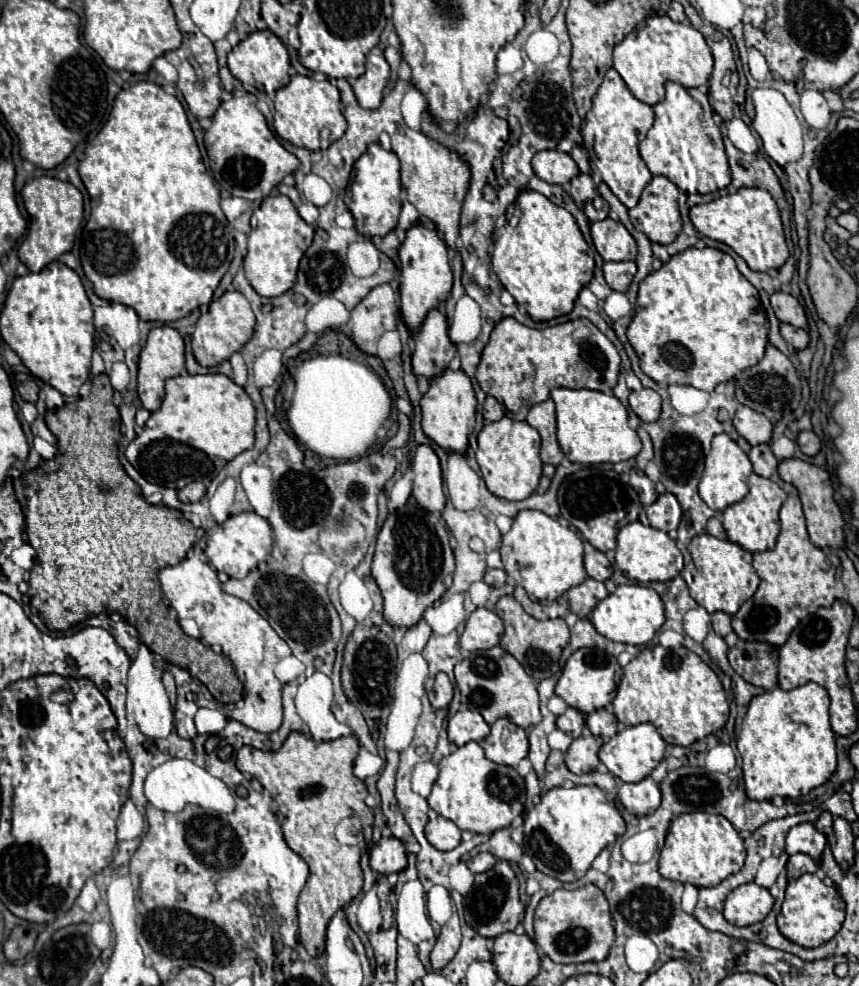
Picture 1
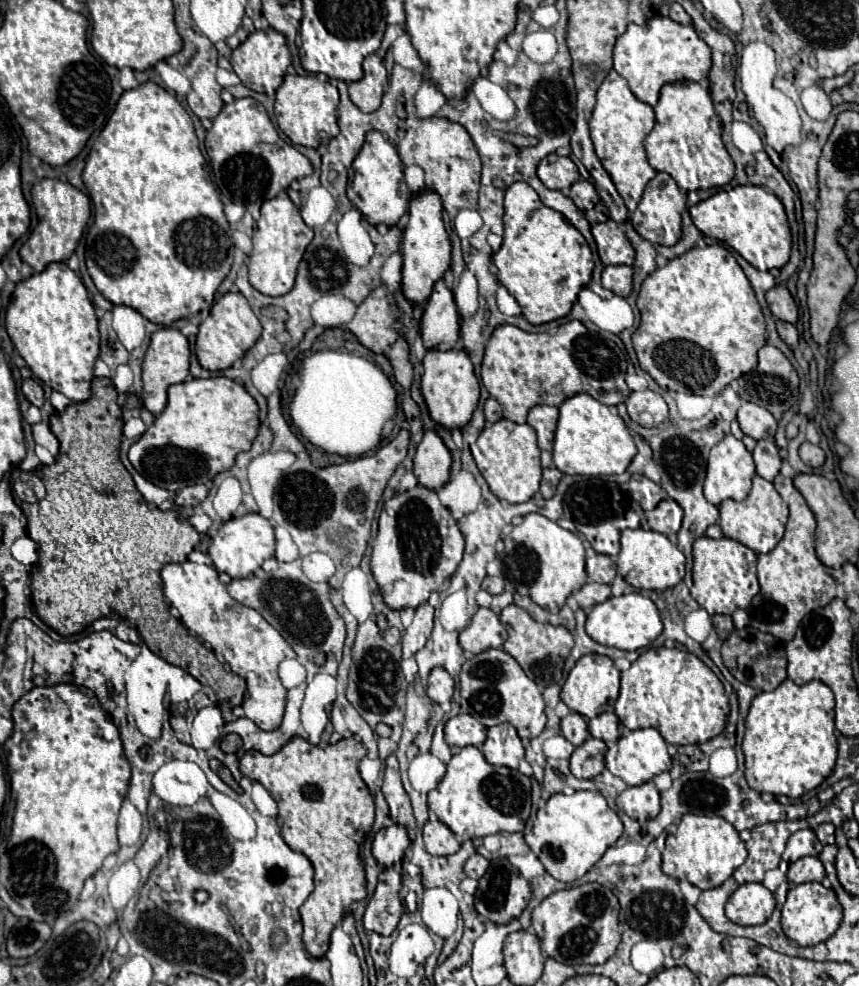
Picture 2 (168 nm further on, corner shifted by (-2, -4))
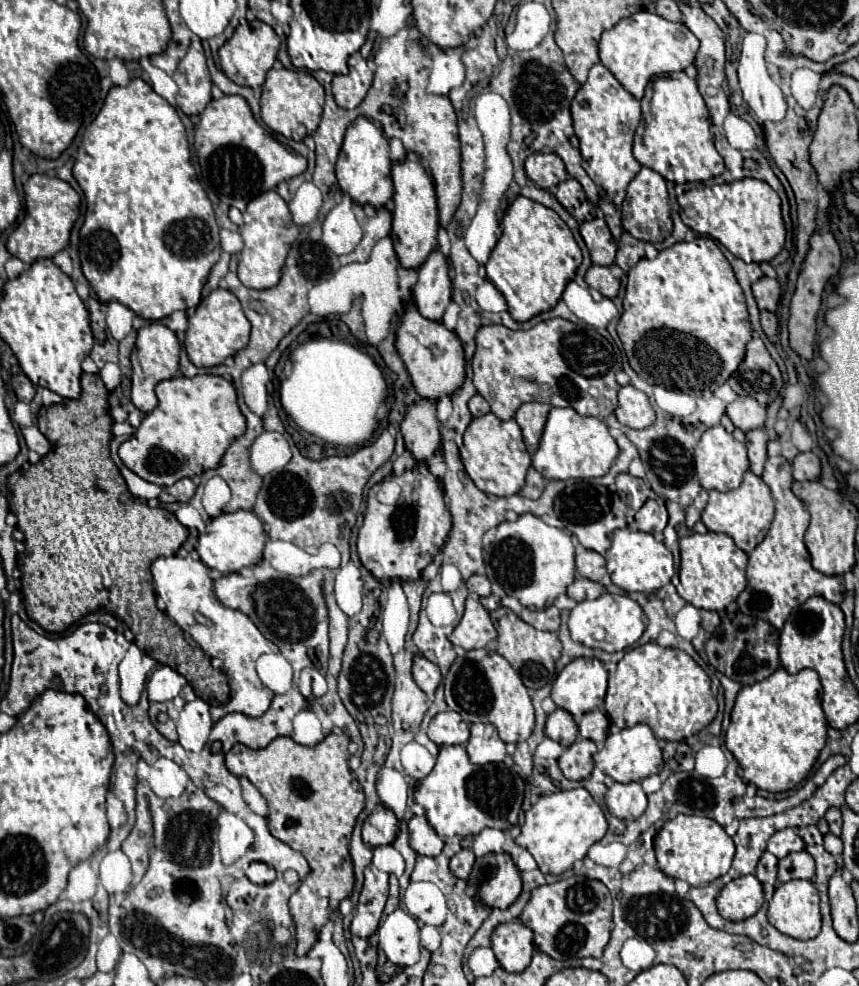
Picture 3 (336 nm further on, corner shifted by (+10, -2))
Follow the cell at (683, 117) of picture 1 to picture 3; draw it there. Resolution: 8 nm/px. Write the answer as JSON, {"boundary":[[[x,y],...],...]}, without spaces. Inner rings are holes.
{"boundary":[[[674,73],[668,77],[654,77],[646,85],[646,93],[642,97],[642,121],[636,129],[634,137],[634,159],[658,171],[670,183],[692,183],[692,181],[708,181],[716,175],[724,173],[724,159],[714,147],[714,139],[710,139],[710,115],[704,105],[704,99],[696,87],[696,81],[686,73]]]}

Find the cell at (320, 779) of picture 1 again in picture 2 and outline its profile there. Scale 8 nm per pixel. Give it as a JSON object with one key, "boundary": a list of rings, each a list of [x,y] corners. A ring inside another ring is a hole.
{"boundary":[[[292,737],[274,755],[246,751],[238,763],[240,771],[248,779],[262,783],[270,791],[278,803],[284,841],[294,851],[306,855],[316,869],[316,889],[300,907],[304,921],[304,947],[316,959],[324,957],[328,951],[330,933],[350,905],[366,897],[360,847],[364,843],[364,835],[374,823],[374,795],[358,773],[358,763],[364,755],[366,747],[354,737],[340,739],[336,745],[328,745],[326,749],[312,745],[302,737]]]}

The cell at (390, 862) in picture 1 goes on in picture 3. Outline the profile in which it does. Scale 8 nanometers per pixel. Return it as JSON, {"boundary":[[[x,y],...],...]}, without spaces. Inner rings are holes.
{"boundary":[[[382,805],[362,825],[362,841],[372,849],[390,845],[396,839],[396,833],[398,833],[398,819],[390,809]]]}

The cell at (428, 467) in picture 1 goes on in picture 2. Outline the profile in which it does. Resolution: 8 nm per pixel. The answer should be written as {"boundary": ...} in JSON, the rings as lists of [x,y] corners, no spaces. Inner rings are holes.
{"boundary":[[[426,431],[414,455],[414,475],[420,485],[440,489],[450,475],[452,453],[436,431]]]}

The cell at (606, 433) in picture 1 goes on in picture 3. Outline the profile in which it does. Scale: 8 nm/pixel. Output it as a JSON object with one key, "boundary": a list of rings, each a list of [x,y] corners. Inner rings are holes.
{"boundary":[[[552,407],[532,467],[546,479],[590,479],[610,471],[618,445],[600,417],[582,417],[572,407]]]}

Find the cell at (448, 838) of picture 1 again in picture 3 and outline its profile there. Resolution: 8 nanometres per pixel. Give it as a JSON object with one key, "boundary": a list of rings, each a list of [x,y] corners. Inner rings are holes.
{"boundary":[[[414,815],[408,823],[408,831],[410,831],[410,847],[418,855],[436,857],[436,855],[442,853],[444,841],[436,835],[436,831],[430,827],[426,817],[416,817]]]}

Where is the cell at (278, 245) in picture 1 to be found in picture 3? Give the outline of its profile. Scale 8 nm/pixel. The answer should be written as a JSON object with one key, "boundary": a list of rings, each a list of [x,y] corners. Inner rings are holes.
{"boundary":[[[266,191],[252,199],[243,213],[243,219],[244,227],[240,235],[244,239],[244,249],[240,253],[238,277],[250,289],[270,289],[280,281],[284,259],[300,231],[292,221],[286,201],[276,191]]]}

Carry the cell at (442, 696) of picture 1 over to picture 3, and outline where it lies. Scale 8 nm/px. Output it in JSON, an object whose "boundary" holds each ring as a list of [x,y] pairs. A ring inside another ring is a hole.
{"boundary":[[[414,657],[414,667],[412,667],[412,675],[416,685],[424,691],[424,693],[434,693],[436,687],[440,685],[440,669],[438,665],[434,665],[432,661],[424,659],[424,657]]]}

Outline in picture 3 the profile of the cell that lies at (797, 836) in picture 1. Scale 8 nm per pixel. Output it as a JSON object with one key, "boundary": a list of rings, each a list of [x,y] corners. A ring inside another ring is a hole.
{"boundary":[[[782,829],[782,831],[776,831],[770,841],[768,841],[768,851],[772,855],[776,855],[778,859],[784,859],[788,853],[794,853],[794,851],[802,851],[804,849],[804,841],[802,837],[798,835],[796,829]]]}

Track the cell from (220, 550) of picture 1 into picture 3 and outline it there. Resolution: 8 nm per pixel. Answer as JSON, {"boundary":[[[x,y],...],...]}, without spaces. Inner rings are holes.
{"boundary":[[[236,511],[236,513],[222,513],[216,519],[212,519],[206,527],[206,533],[200,535],[196,551],[210,569],[218,569],[220,573],[236,573],[242,567],[254,565],[262,559],[264,543],[266,543],[266,533],[256,513]]]}

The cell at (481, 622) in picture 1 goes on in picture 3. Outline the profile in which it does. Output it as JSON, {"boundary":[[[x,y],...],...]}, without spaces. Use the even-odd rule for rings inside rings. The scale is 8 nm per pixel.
{"boundary":[[[466,599],[466,611],[458,627],[452,631],[450,641],[462,649],[486,647],[496,639],[496,629],[488,617],[488,611],[480,605],[478,599]]]}

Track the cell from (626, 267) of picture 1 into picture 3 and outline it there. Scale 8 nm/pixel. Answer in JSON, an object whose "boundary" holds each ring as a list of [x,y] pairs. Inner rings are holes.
{"boundary":[[[592,265],[586,273],[586,283],[588,283],[588,287],[598,289],[604,297],[614,299],[620,289],[622,275],[624,275],[624,271],[618,265],[610,265],[610,267]]]}

